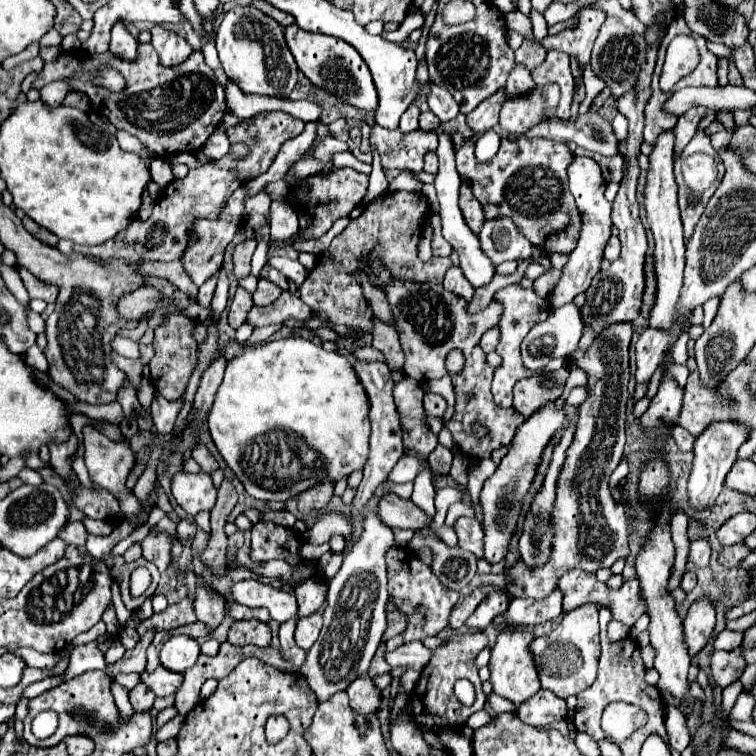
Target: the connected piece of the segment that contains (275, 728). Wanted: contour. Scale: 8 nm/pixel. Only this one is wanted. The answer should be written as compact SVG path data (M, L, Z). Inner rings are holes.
M272 715L266 722L266 740L280 742L289 731L289 722L282 715Z

